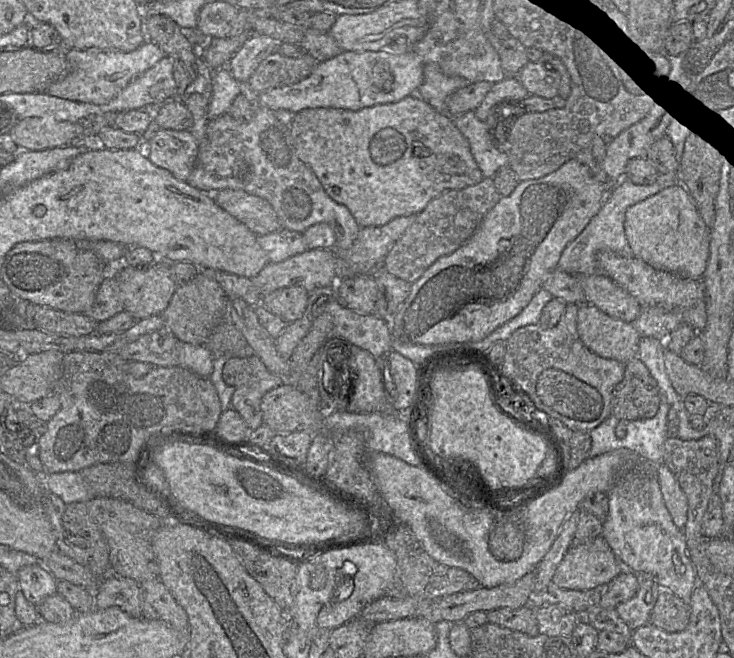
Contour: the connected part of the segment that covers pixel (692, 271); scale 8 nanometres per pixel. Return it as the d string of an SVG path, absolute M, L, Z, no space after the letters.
M676 183L629 207L624 229L634 256L653 268L694 280L703 278L710 256L710 230L682 184Z

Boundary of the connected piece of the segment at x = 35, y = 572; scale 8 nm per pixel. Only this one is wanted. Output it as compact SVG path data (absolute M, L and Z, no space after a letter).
M41 561L22 567L17 575L20 591L33 605L56 593L58 580Z

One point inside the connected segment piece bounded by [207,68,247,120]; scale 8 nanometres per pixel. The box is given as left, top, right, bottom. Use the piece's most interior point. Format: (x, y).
(225, 88)

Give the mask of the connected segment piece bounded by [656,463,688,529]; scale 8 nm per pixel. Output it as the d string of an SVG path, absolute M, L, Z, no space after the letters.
M664 463L658 464L656 468L665 506L671 515L673 523L679 529L683 529L687 522L688 514L688 501L686 495L675 476Z

